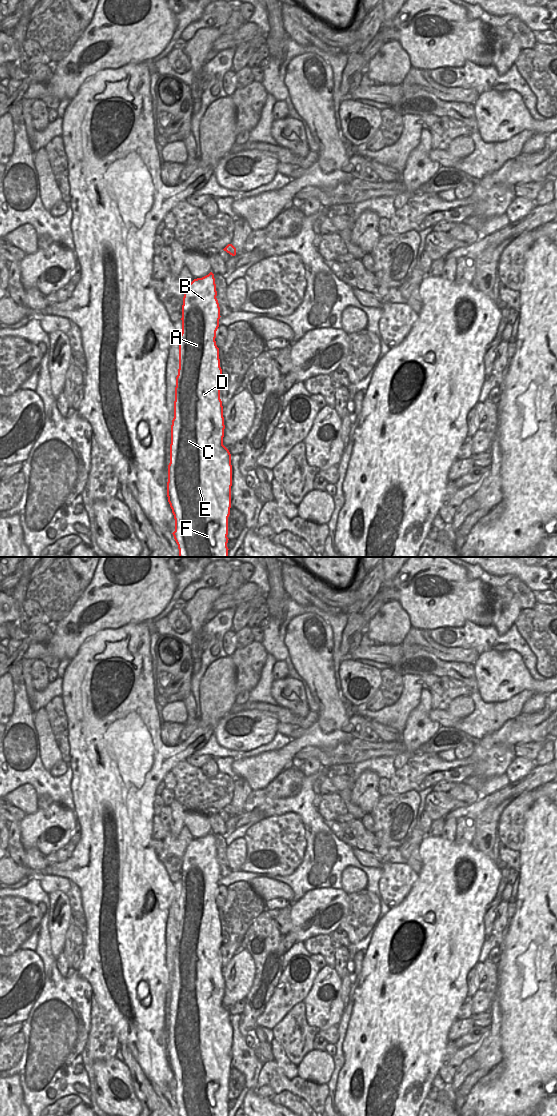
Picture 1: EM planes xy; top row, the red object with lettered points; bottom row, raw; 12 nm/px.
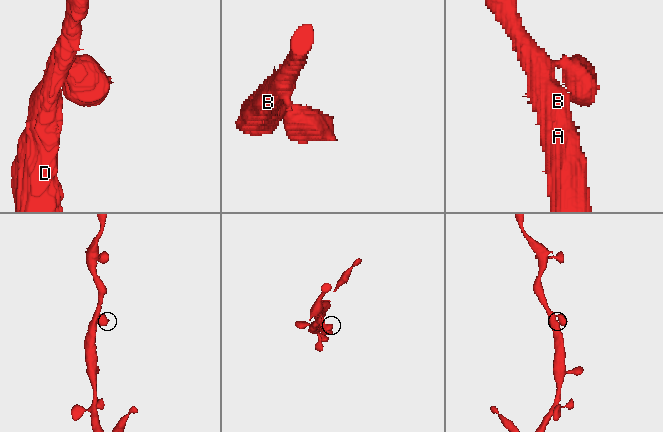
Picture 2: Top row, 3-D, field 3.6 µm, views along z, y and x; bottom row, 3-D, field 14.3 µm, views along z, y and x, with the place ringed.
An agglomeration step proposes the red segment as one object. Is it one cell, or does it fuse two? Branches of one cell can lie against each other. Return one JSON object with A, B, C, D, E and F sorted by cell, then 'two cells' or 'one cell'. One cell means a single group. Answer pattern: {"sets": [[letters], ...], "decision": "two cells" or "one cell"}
{"sets": [["A", "B", "C", "D", "E", "F"]], "decision": "one cell"}

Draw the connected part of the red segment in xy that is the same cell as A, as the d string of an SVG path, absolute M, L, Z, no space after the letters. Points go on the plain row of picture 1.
M214 834L194 839L187 847L182 865L182 893L179 898L179 929L176 937L174 978L171 985L170 1023L168 1025L167 1057L175 1079L172 1093L179 1116L228 1116L228 1077L231 1068L231 1014L223 1005L224 977L220 959L222 929L216 891L220 867L216 858Z

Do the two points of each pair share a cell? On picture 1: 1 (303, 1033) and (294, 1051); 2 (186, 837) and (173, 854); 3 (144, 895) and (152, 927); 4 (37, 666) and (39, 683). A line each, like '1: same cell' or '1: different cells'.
1: same cell
2: same cell
3: same cell
4: same cell

